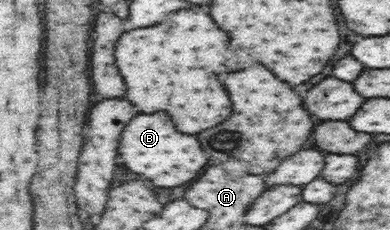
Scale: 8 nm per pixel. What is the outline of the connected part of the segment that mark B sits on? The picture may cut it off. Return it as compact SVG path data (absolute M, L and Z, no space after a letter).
M166 112L134 116L122 132L118 154L122 156L130 172L146 176L148 180L162 188L174 188L194 180L208 162L198 140L194 136L180 134Z

